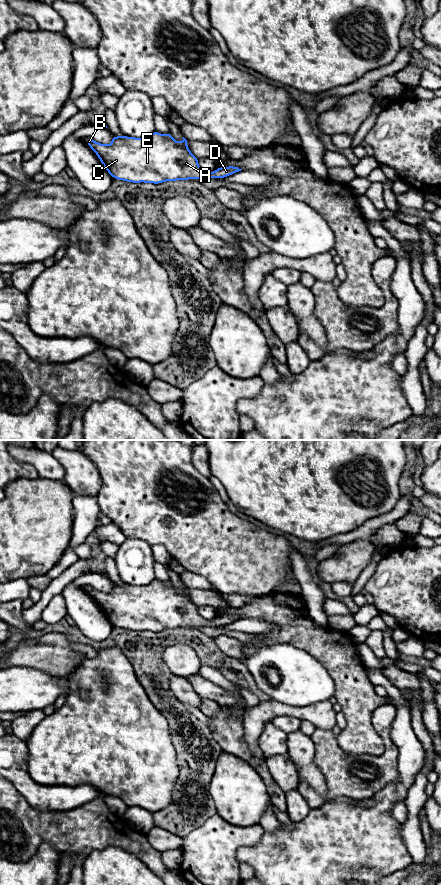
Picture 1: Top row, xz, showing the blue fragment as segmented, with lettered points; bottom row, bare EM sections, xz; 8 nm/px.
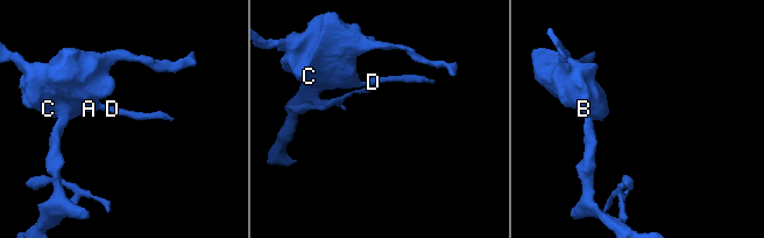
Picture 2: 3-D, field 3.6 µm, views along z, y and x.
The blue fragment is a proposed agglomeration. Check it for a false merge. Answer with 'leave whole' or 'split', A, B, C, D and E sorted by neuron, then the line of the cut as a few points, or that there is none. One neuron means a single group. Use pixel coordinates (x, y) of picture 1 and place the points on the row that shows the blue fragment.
leave whole; A B C D E; no cut

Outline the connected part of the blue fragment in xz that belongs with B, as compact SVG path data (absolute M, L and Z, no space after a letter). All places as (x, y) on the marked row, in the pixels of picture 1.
M156 130L148 137L141 138L127 137L125 135L121 137L113 136L110 145L98 143L91 138L86 138L86 143L99 157L100 162L113 179L126 182L160 184L165 181L188 179L221 179L242 170L235 166L228 166L219 167L214 172L204 171L198 165L198 158L190 152L187 140L184 137L182 142L178 143L171 133L163 135Z

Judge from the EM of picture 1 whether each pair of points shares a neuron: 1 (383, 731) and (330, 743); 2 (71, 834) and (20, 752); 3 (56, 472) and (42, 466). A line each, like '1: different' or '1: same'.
1: same
2: different
3: same

